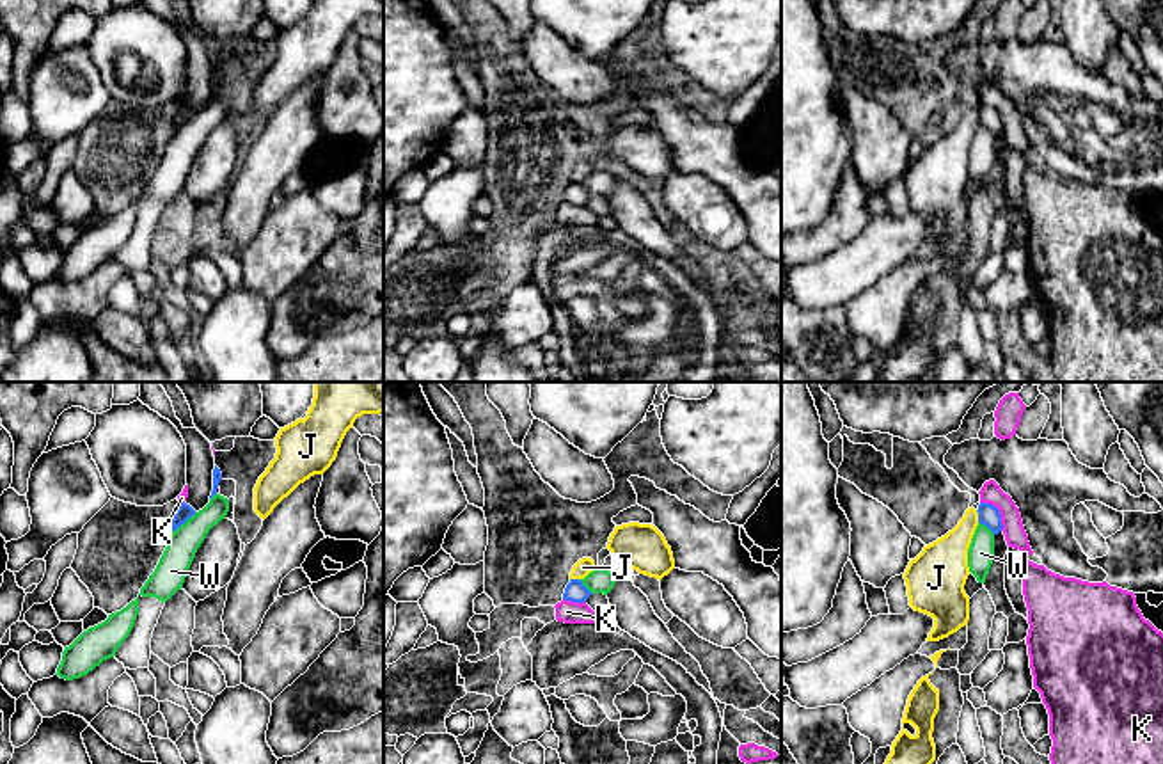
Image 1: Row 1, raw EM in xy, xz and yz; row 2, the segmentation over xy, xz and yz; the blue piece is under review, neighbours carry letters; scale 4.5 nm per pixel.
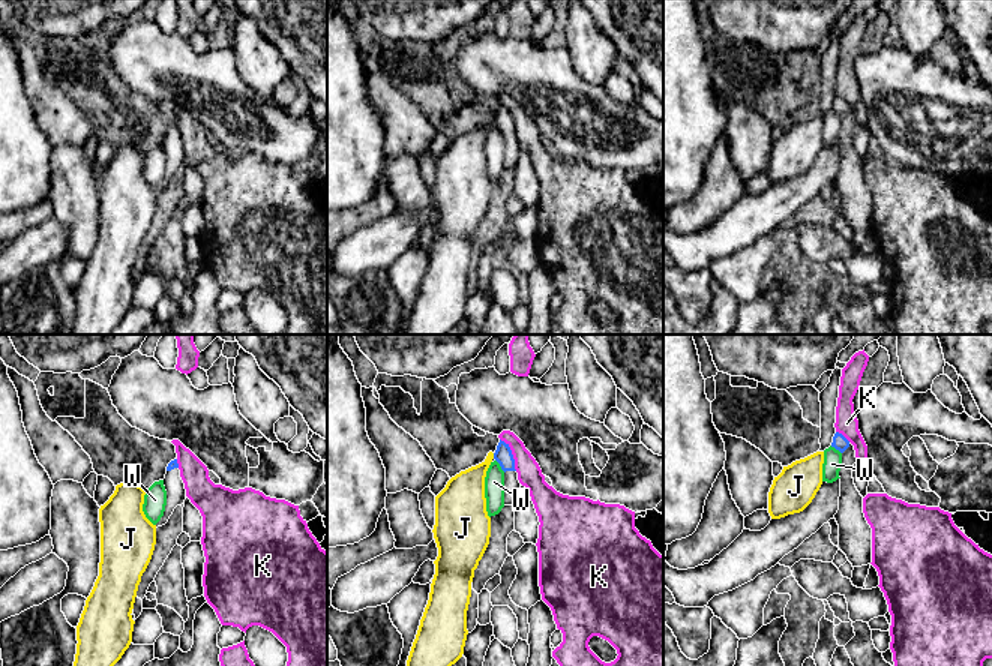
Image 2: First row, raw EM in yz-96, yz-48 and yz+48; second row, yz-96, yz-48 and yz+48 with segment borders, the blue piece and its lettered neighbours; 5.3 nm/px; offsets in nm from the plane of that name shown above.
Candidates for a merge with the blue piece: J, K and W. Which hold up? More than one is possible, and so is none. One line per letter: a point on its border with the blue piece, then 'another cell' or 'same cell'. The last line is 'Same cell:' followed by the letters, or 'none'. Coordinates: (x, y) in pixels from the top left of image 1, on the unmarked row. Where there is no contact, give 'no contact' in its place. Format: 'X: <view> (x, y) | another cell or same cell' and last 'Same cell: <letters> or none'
J: yz (979, 118) | another cell
K: yz (998, 114) | another cell
W: xy (183, 125) | another cell
Same cell: none

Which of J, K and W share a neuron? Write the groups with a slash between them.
J / K / W

